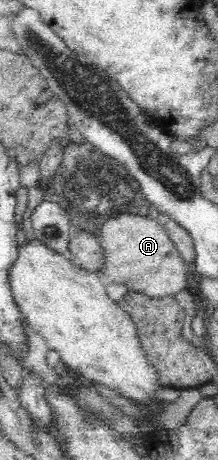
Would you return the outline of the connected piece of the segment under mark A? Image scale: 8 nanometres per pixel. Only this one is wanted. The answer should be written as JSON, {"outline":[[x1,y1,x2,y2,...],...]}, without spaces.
{"outline":[[114,215,101,227,99,243,106,252,102,273,114,283,125,285,129,291,161,298,174,296,188,287,188,264,168,236,168,230,158,223,158,217]]}

